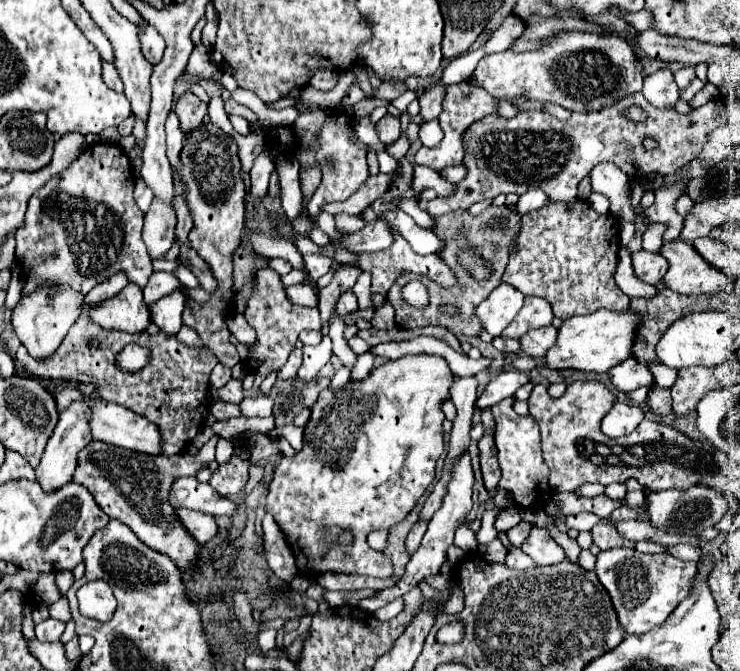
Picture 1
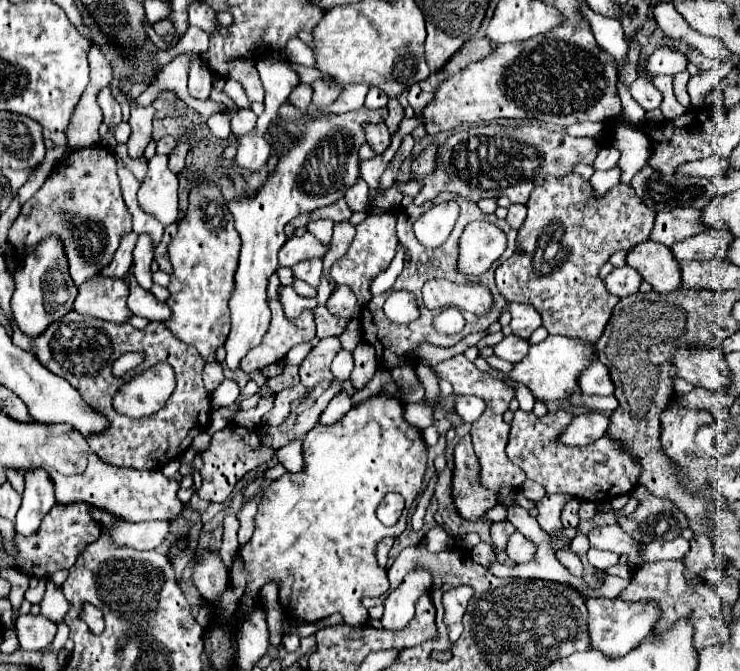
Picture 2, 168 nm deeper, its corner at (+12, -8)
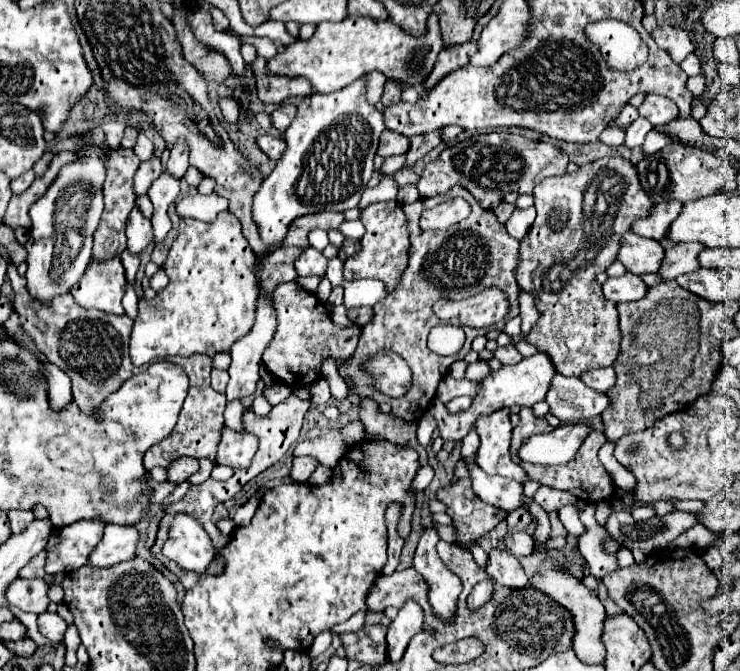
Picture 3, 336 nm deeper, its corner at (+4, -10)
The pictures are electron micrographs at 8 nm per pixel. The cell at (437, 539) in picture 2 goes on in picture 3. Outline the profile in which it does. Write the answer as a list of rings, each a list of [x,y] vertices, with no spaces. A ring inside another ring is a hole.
[[[428,527],[418,543],[413,567],[430,583],[428,601],[444,619],[452,619],[456,611],[456,599],[462,591],[460,579],[450,571],[436,553],[436,543],[440,541],[438,531]]]

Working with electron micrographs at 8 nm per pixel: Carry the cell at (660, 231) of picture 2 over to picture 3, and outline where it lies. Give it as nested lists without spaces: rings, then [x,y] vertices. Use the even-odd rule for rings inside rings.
[[[676,201],[658,203],[652,207],[648,219],[640,219],[632,225],[632,231],[662,243],[664,239],[668,239],[668,227],[672,225],[672,219],[680,215],[680,211],[682,211],[682,203],[676,203]]]

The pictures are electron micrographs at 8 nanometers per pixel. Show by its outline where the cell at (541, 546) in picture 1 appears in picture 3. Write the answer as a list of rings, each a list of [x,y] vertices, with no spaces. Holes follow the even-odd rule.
[[[520,531],[520,533],[508,533],[504,537],[504,543],[506,543],[506,549],[512,555],[516,555],[516,557],[532,555],[532,551],[534,551],[534,539],[528,533],[524,533],[524,531]]]

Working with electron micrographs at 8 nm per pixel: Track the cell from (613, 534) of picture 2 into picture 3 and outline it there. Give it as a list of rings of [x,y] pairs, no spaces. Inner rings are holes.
[[[566,505],[566,507],[562,507],[562,509],[558,511],[558,515],[560,515],[560,521],[562,521],[562,525],[566,527],[566,531],[568,531],[570,535],[576,535],[576,537],[582,535],[584,523],[582,523],[580,517],[578,517],[576,505]]]

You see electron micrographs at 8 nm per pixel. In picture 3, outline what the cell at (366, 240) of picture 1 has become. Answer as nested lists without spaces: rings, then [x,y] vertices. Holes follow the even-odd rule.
[[[280,247],[274,253],[268,255],[268,259],[262,261],[262,271],[260,271],[260,283],[264,283],[266,291],[272,293],[278,283],[292,281],[296,277],[294,261],[304,249],[300,247]]]

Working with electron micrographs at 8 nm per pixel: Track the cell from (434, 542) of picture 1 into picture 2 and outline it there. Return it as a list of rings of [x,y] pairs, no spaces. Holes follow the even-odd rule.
[[[414,569],[404,577],[404,581],[386,597],[384,601],[384,617],[382,627],[388,631],[400,631],[408,627],[410,619],[414,617],[414,607],[420,595],[428,593],[432,585],[432,577],[428,577],[428,571]]]

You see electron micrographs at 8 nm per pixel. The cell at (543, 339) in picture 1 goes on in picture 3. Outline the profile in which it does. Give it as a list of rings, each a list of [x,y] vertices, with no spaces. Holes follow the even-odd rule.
[[[514,345],[498,347],[498,349],[494,351],[494,357],[496,357],[500,363],[504,363],[504,365],[512,365],[512,363],[518,363],[518,361],[522,359],[520,351],[518,351]]]

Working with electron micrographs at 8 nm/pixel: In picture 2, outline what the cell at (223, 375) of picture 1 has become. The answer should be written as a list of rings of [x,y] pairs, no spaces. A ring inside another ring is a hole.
[[[206,363],[204,367],[204,385],[208,391],[214,391],[224,381],[224,371],[220,363]]]

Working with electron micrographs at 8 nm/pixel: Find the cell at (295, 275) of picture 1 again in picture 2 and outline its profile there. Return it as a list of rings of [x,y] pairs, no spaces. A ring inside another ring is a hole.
[[[280,286],[279,301],[288,319],[295,319],[304,309],[313,309],[318,305],[316,298],[307,299],[300,296],[291,286]]]

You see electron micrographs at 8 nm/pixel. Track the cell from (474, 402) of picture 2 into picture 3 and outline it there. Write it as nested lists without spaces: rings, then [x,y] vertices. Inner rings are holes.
[[[458,397],[458,399],[452,399],[446,403],[448,411],[450,413],[460,413],[460,411],[466,411],[468,407],[472,405],[472,399],[470,397]]]

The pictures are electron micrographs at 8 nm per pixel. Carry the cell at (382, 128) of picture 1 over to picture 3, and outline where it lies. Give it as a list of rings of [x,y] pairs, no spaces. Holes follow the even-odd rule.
[[[384,131],[380,137],[380,145],[378,145],[378,155],[382,157],[392,157],[392,155],[402,155],[408,151],[408,137],[404,135],[396,135],[394,131]]]

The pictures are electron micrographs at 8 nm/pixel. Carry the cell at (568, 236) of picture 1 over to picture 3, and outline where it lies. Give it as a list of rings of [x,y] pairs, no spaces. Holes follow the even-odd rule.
[[[604,157],[594,163],[582,165],[584,171],[564,173],[560,177],[544,179],[534,187],[534,207],[538,217],[520,241],[520,261],[516,267],[516,281],[522,291],[534,295],[536,307],[542,313],[542,327],[534,327],[526,337],[538,351],[552,357],[554,367],[564,375],[580,377],[584,371],[608,367],[614,363],[620,345],[618,311],[602,295],[602,285],[596,281],[598,271],[606,271],[620,251],[620,239],[630,231],[636,219],[650,215],[652,201],[640,187],[636,167],[622,157]]]

